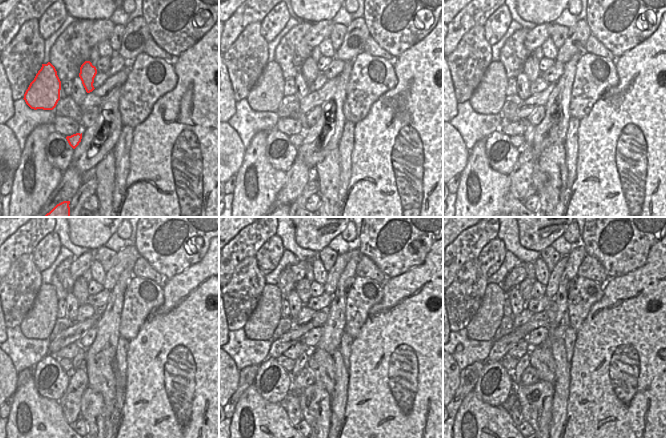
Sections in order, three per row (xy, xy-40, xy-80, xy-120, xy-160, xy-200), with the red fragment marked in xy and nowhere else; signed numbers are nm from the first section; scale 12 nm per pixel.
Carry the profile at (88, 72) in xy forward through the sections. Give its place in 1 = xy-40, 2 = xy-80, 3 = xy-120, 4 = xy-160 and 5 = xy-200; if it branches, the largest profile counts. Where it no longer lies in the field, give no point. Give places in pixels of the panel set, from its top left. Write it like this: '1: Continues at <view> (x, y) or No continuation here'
1: Continues at xy-40 (309, 70)
2: Continues at xy-80 (531, 66)
3: Continues at xy-120 (80, 288)
4: Continues at xy-160 (302, 287)
5: Continues at xy-200 (525, 287).

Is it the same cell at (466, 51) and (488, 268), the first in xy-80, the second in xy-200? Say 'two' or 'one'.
two

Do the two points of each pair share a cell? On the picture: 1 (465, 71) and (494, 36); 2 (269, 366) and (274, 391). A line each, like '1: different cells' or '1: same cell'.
1: different cells
2: same cell

